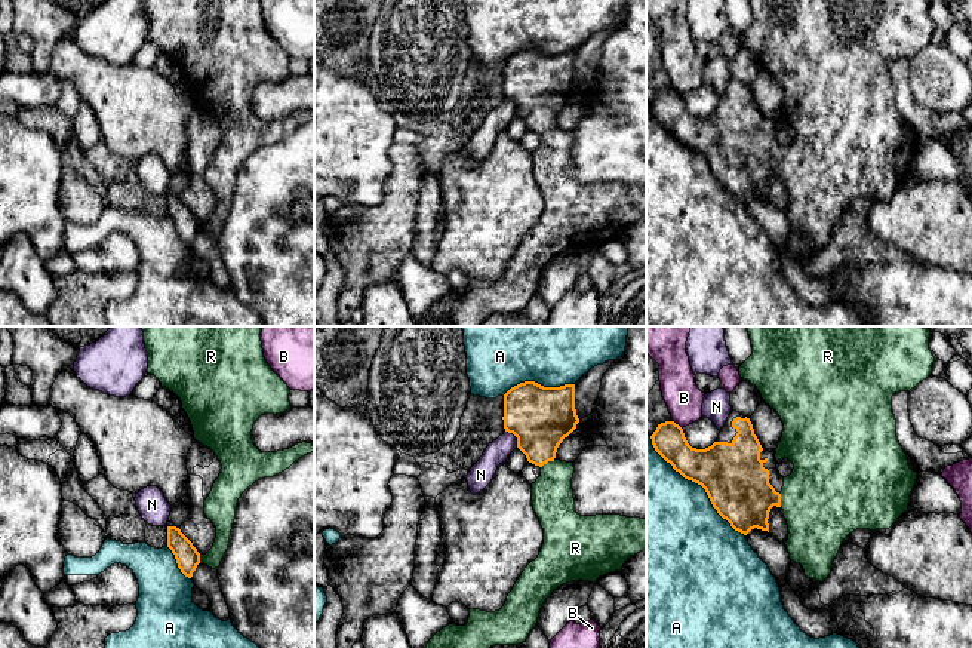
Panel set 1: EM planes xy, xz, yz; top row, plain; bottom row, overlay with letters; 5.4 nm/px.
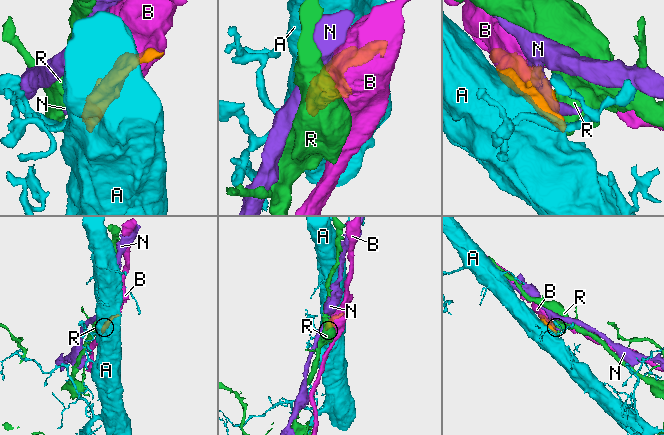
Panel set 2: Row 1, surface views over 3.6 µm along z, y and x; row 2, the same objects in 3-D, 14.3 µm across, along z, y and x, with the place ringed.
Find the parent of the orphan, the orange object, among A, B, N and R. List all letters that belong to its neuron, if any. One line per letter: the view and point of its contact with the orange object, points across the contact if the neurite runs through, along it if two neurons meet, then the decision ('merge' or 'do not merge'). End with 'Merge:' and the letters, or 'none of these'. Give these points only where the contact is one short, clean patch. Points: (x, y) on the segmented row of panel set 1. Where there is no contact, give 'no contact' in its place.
A: yz (698, 484) | do not merge
B: yz (677, 424) | do not merge
N: xz (516, 436) | do not merge
R: yz (780, 500) | merge
Merge: R

